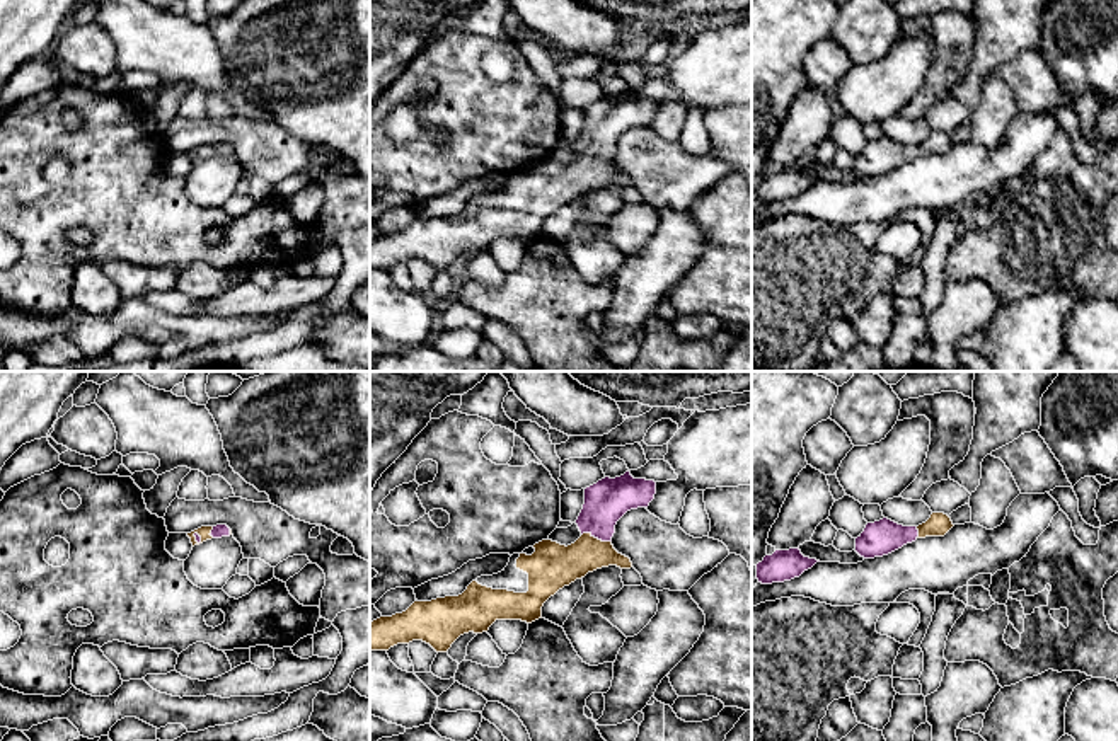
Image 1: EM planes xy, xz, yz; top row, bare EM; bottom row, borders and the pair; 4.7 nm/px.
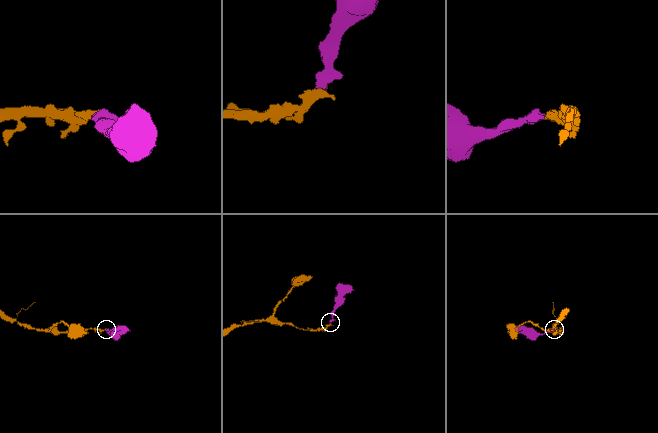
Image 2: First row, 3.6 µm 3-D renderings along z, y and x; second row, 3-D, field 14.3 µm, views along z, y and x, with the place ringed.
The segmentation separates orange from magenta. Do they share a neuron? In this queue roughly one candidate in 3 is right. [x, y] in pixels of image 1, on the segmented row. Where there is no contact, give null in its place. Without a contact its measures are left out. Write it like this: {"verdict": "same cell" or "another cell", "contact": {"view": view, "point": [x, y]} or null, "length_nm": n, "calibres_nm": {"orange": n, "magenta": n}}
{"verdict": "same cell", "contact": {"view": "xz", "point": [597, 539]}, "length_nm": 150, "calibres_nm": {"orange": 220, "magenta": 200}}

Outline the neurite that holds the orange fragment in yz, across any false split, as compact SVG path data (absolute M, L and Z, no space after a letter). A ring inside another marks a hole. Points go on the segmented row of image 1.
M932 513L919 526L903 526L883 518L866 525L864 531L856 538L856 552L864 559L883 557L917 538L944 537L953 526L951 518L944 513Z

